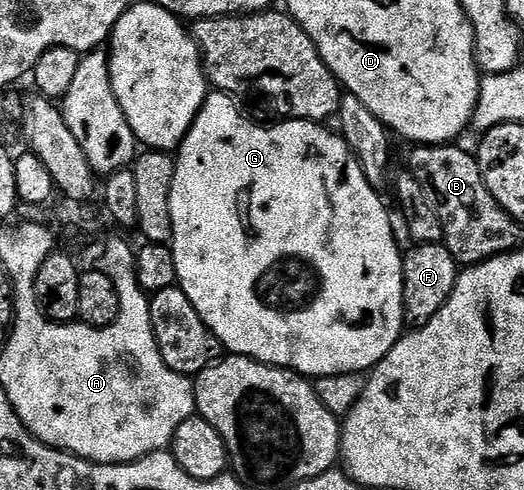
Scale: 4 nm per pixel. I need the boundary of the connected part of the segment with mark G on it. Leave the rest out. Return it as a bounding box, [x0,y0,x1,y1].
[172,93,404,379]

